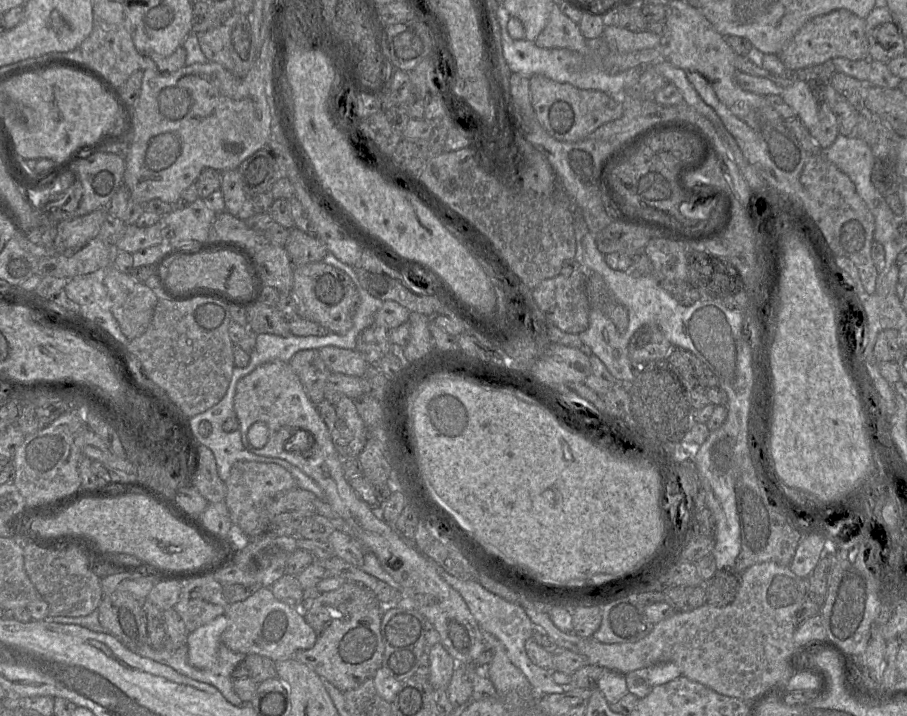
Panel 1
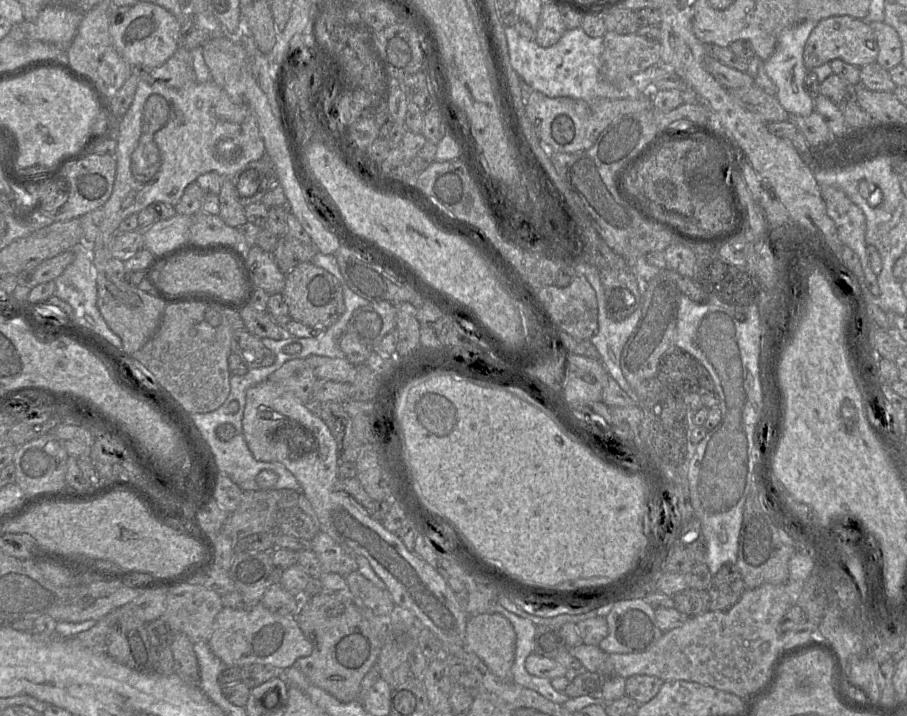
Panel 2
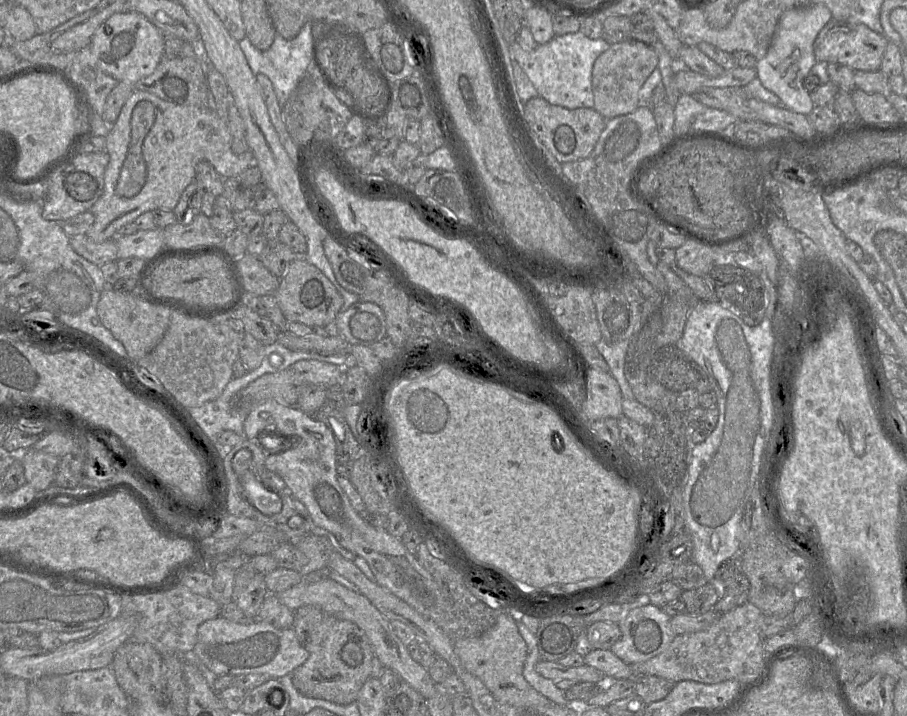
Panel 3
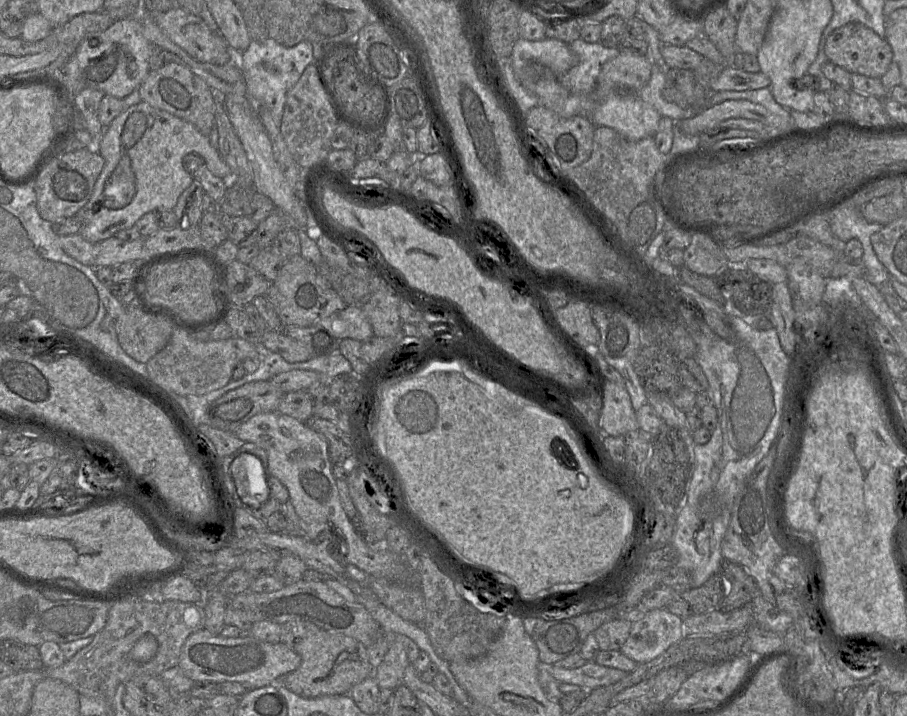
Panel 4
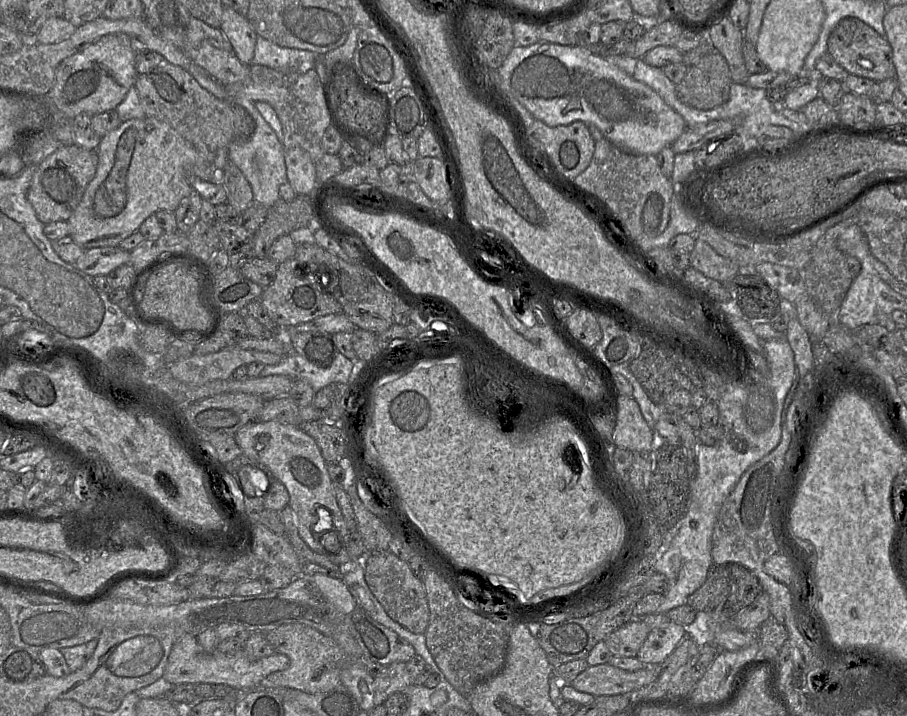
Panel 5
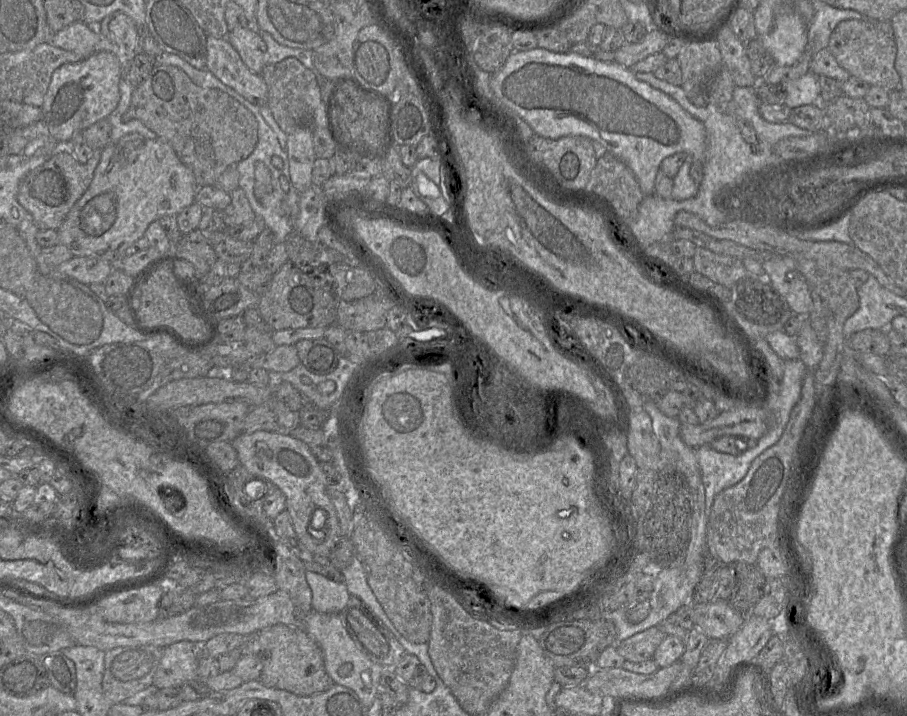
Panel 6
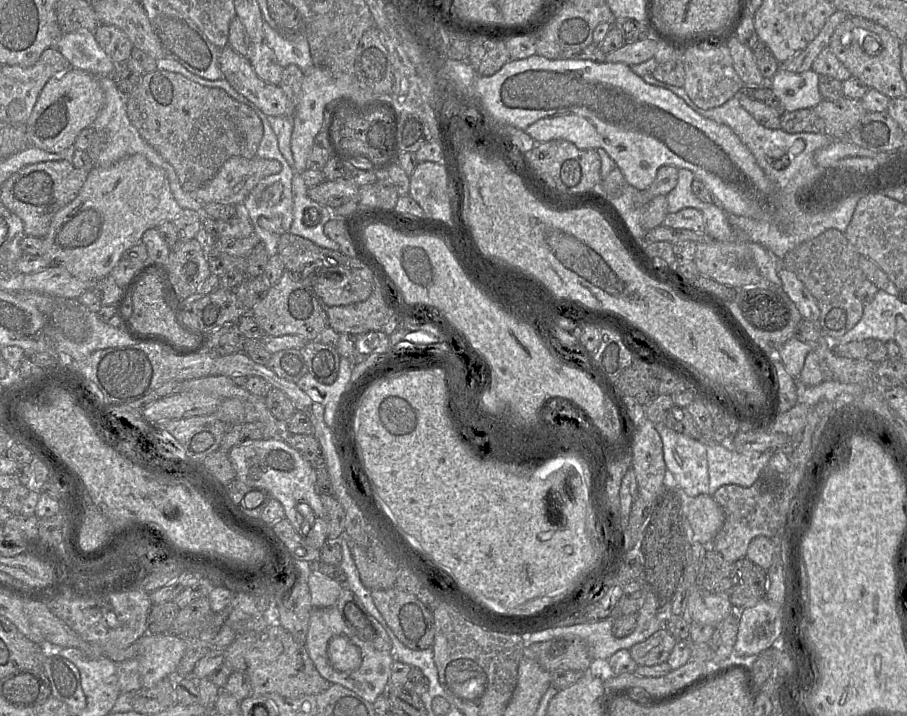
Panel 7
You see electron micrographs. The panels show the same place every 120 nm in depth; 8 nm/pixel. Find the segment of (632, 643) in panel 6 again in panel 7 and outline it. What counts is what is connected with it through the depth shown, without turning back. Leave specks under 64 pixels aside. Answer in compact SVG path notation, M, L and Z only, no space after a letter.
M661 628L646 640L633 645L630 655L638 666L654 666L666 662L677 640Z

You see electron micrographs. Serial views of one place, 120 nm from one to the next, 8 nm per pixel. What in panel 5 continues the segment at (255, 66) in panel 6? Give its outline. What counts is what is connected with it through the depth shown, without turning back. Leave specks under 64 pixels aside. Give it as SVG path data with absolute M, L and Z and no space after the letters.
M223 5L222 22L219 29L233 46L238 59L250 66L258 35L246 17Z

